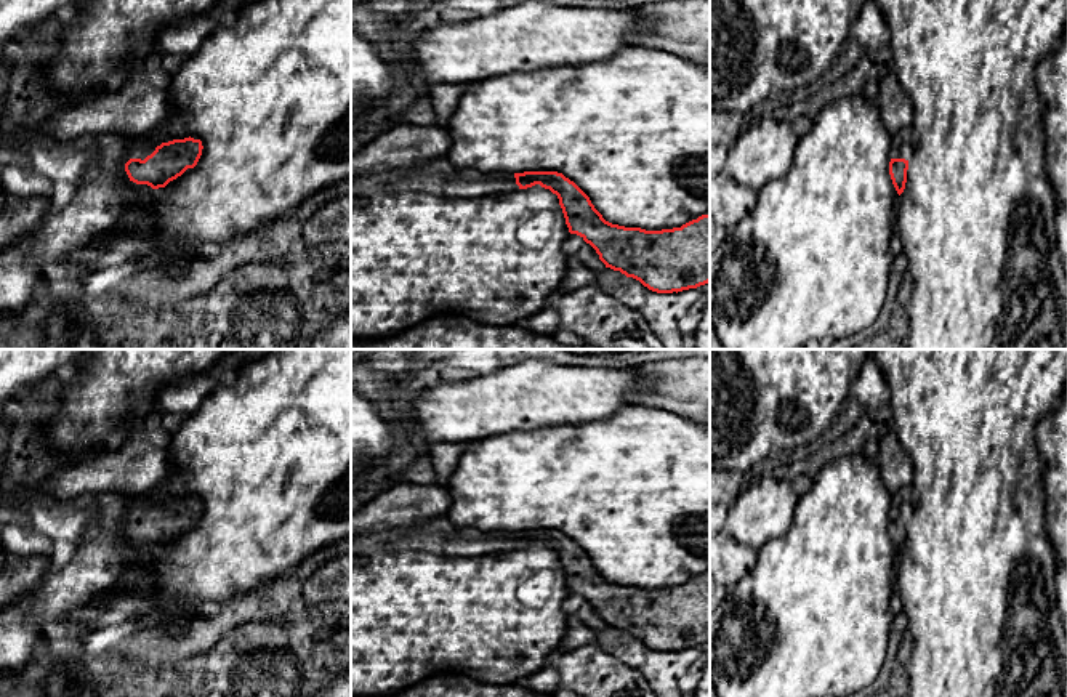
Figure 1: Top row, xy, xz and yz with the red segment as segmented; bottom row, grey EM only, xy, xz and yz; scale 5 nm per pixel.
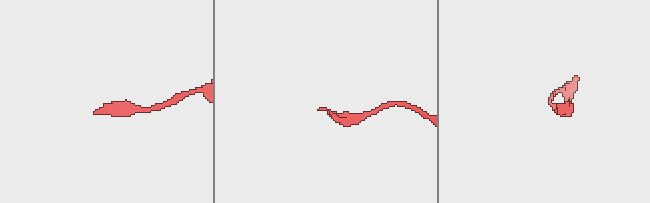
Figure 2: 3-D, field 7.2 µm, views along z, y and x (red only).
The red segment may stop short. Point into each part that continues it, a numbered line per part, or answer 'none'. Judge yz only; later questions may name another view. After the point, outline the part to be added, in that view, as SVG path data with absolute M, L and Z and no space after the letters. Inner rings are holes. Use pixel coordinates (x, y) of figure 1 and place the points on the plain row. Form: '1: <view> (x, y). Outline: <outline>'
1: yz (901, 502). Outline: M912 485L891 494L891 518L905 518L912 519L913 505L912 505Z

